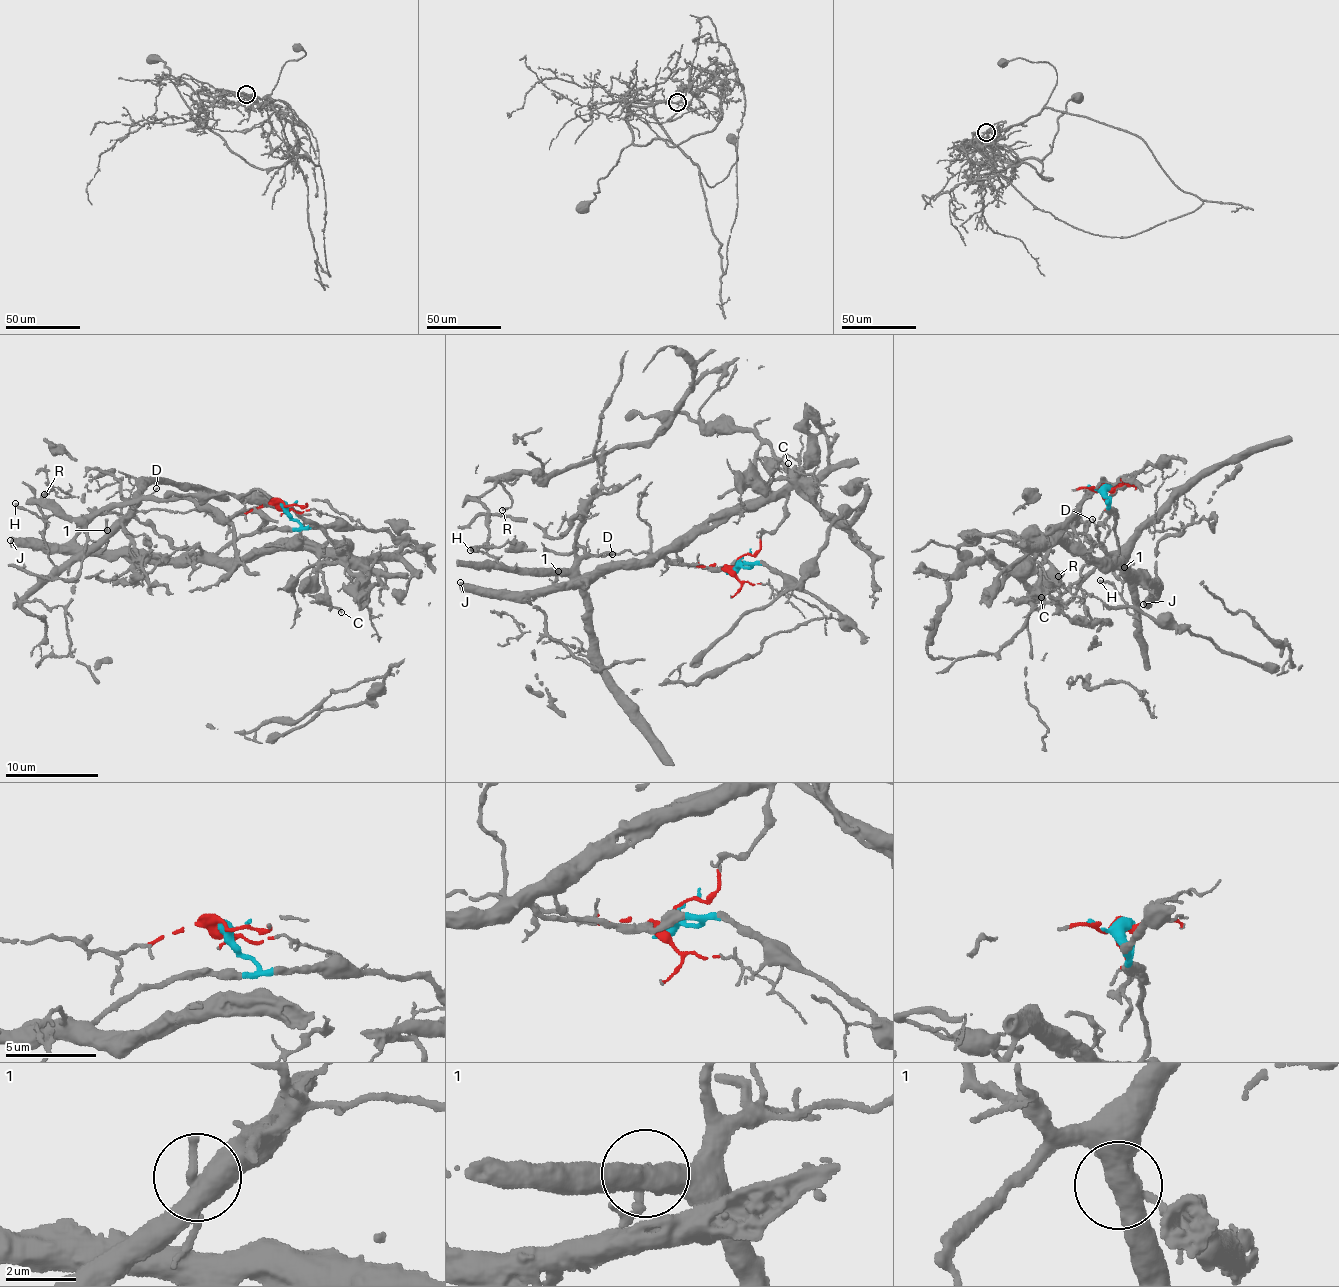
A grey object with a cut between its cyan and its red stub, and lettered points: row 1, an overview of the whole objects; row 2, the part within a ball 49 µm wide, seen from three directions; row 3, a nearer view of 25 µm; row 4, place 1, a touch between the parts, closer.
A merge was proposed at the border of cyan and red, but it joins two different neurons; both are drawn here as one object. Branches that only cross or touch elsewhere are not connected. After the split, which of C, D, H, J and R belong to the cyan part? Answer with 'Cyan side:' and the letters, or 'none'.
Cyan side: C, J, R

